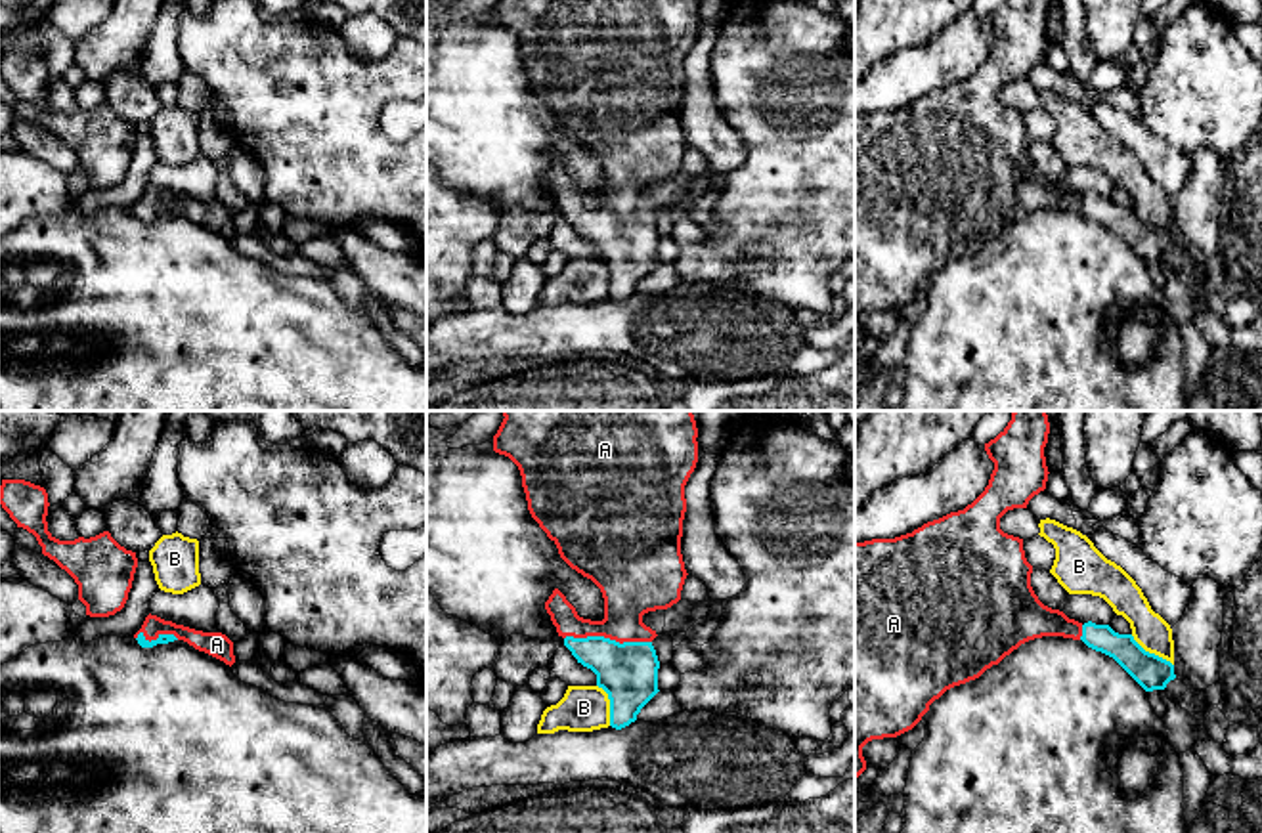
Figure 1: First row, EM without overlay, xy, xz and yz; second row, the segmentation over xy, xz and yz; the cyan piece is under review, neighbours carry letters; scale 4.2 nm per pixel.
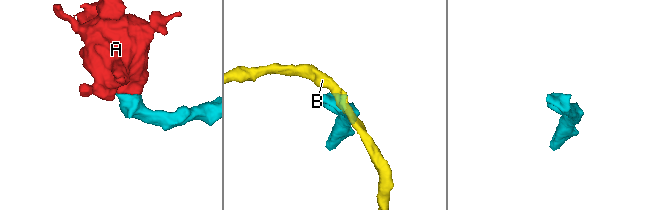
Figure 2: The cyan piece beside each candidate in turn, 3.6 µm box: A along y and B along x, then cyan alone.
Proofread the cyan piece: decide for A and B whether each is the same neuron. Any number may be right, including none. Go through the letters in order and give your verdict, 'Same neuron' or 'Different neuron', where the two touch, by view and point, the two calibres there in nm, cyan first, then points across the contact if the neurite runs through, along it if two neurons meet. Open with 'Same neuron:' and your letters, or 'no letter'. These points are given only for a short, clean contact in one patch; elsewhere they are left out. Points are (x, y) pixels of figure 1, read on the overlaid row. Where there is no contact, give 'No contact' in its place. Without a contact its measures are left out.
Same neuron: A
A: Same neuron. Touches cyan at xz (609, 639). Thickness 240 nm (cyan) against 260 nm. Path across: xz (628, 673), (624, 658), (609, 639), (622, 625), (631, 585)
B: Different neuron. Touches cyan at yz (1152, 654). Thickness 150 nm (cyan) against 150 nm. Boundary: yz (1131, 635), (1146, 650), (1173, 665)

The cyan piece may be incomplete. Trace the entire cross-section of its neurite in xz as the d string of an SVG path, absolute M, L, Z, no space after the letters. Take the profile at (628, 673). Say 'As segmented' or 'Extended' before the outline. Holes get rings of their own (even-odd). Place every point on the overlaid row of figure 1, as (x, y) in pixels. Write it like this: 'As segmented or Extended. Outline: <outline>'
Extended. Outline: M503 411L503 416L493 436L493 451L518 466L528 510L556 545L560 558L602 592L602 621L579 617L558 588L545 602L545 609L577 663L597 674L597 686L610 699L610 726L621 730L635 722L641 709L660 692L660 661L652 646L658 634L642 623L642 615L677 604L688 575L681 537L686 512L685 485L698 462L694 415L692 411Z

